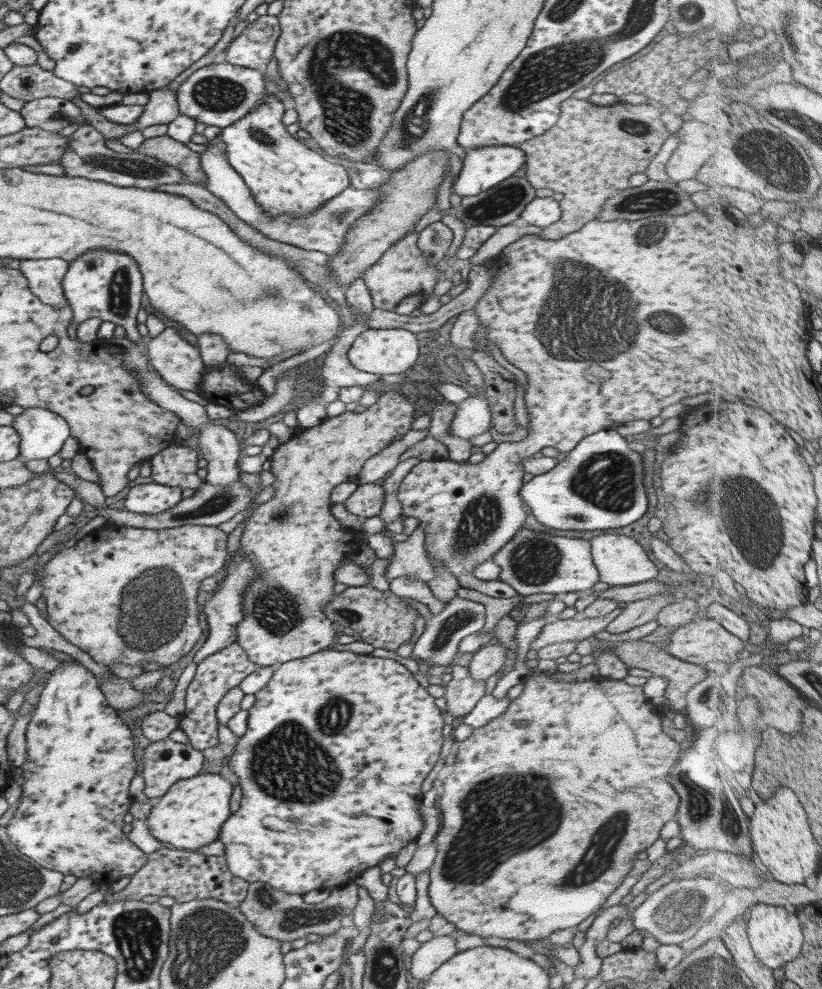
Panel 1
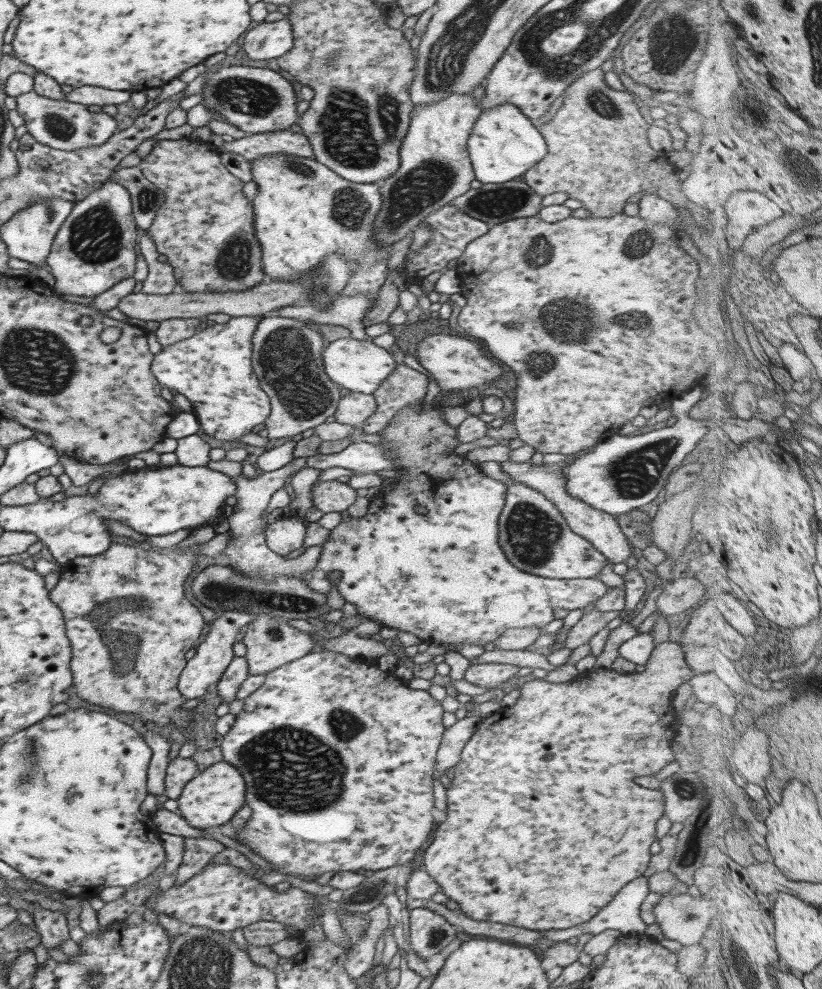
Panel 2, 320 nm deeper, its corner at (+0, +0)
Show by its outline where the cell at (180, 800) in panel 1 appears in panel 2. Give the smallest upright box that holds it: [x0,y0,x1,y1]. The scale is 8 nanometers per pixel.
[177,762,246,829]

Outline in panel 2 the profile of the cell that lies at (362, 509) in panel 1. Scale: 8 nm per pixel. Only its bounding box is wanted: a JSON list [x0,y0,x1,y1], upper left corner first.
[310,481,355,512]

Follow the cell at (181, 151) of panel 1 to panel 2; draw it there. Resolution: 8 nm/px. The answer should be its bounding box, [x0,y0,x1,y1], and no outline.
[138,138,263,293]

